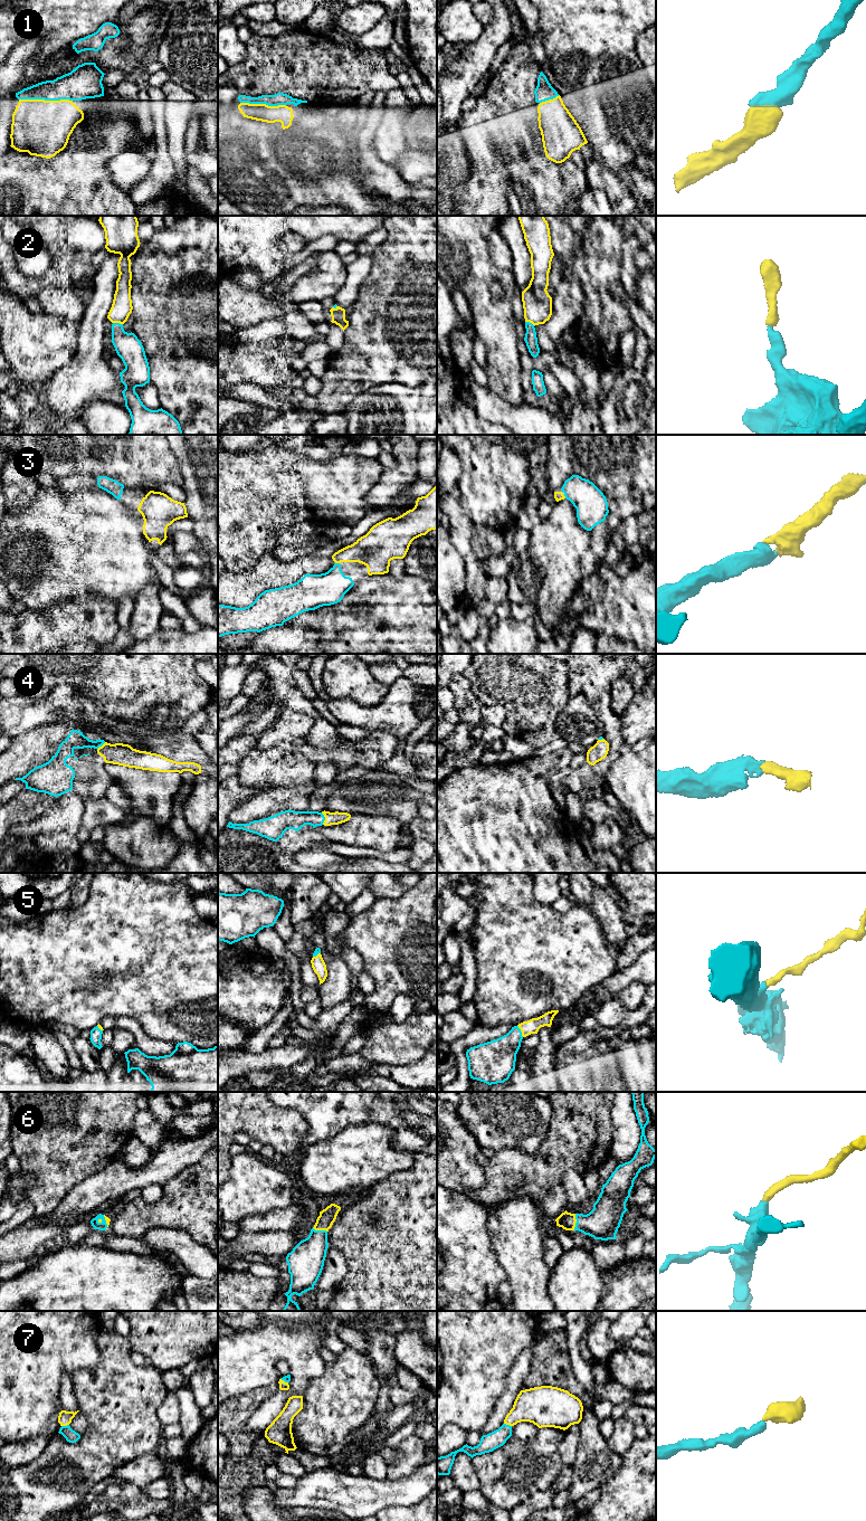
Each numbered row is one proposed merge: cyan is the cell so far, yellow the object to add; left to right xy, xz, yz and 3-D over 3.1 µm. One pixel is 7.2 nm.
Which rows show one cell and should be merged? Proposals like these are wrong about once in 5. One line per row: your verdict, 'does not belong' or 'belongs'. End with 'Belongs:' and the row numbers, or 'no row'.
1: belongs
2: belongs
3: belongs
4: belongs
5: belongs
6: belongs
7: belongs
Belongs: 1, 2, 3, 4, 5, 6, 7

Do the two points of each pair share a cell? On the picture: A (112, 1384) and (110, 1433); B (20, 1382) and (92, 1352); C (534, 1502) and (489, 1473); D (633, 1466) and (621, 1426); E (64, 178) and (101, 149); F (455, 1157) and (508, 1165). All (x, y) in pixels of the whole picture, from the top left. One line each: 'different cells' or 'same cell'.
A: same cell
B: same cell
C: different cells
D: different cells
E: same cell
F: different cells

